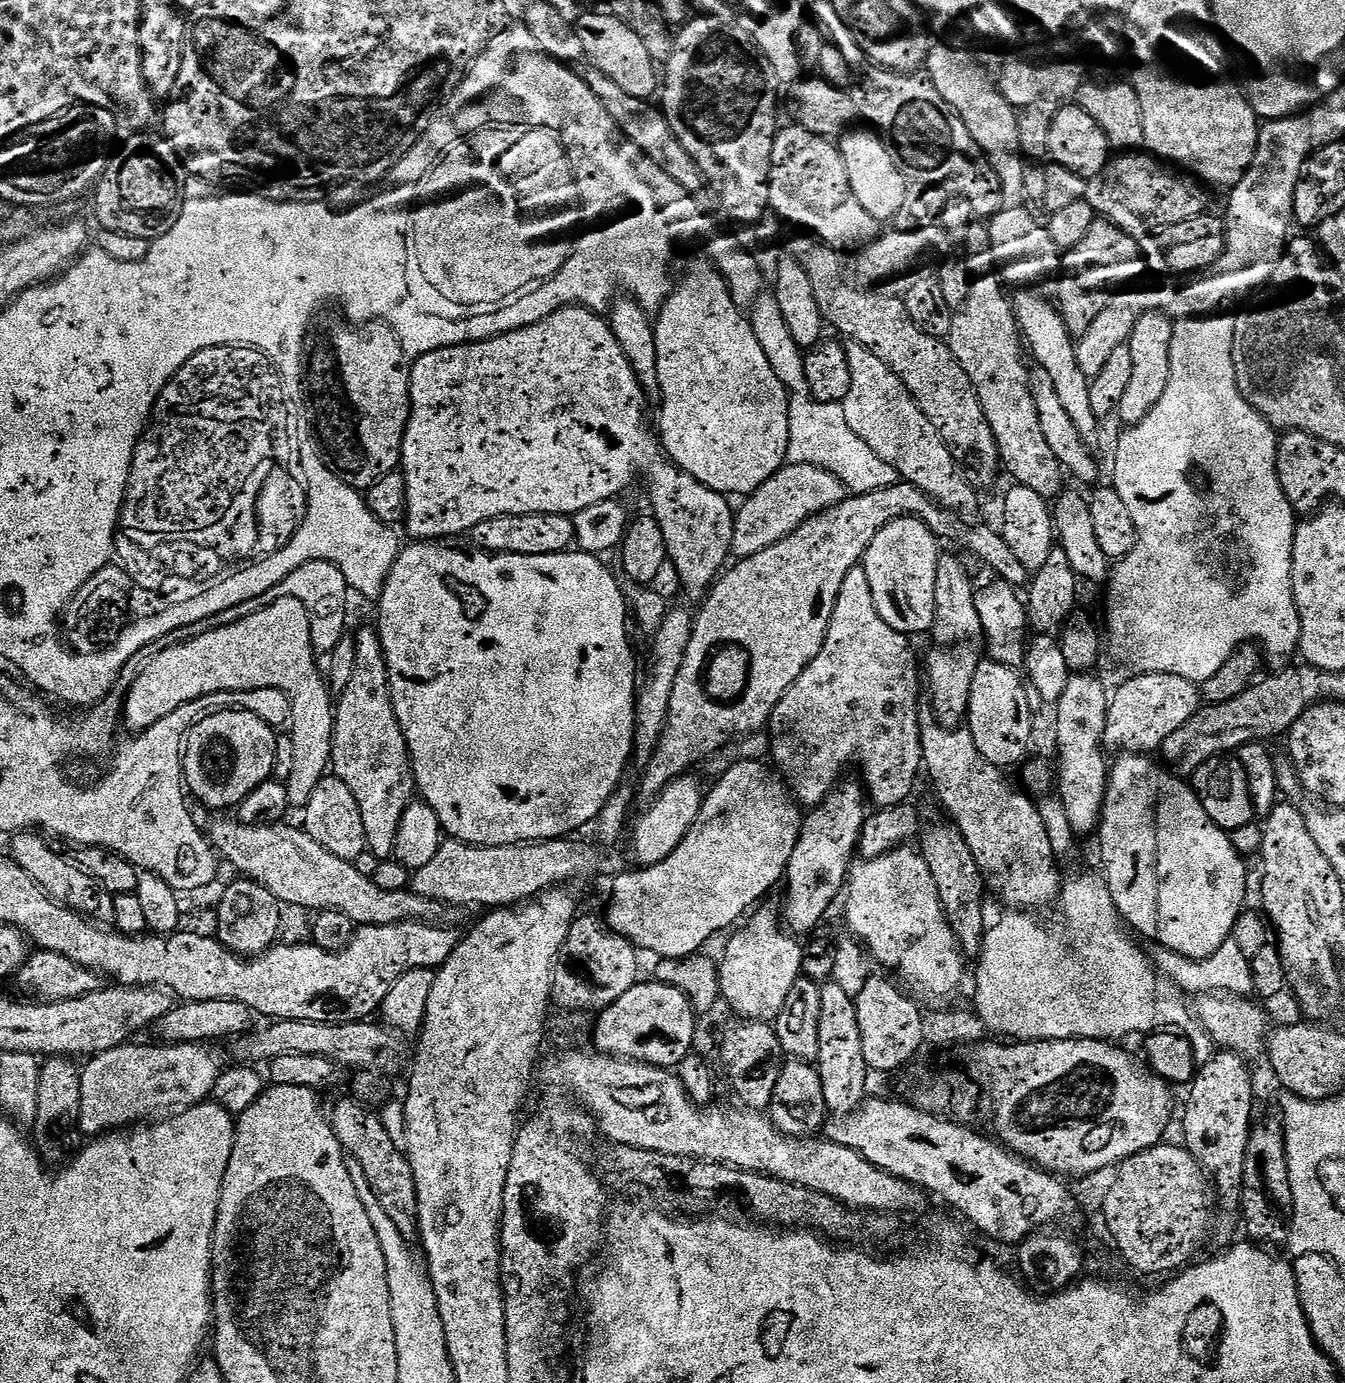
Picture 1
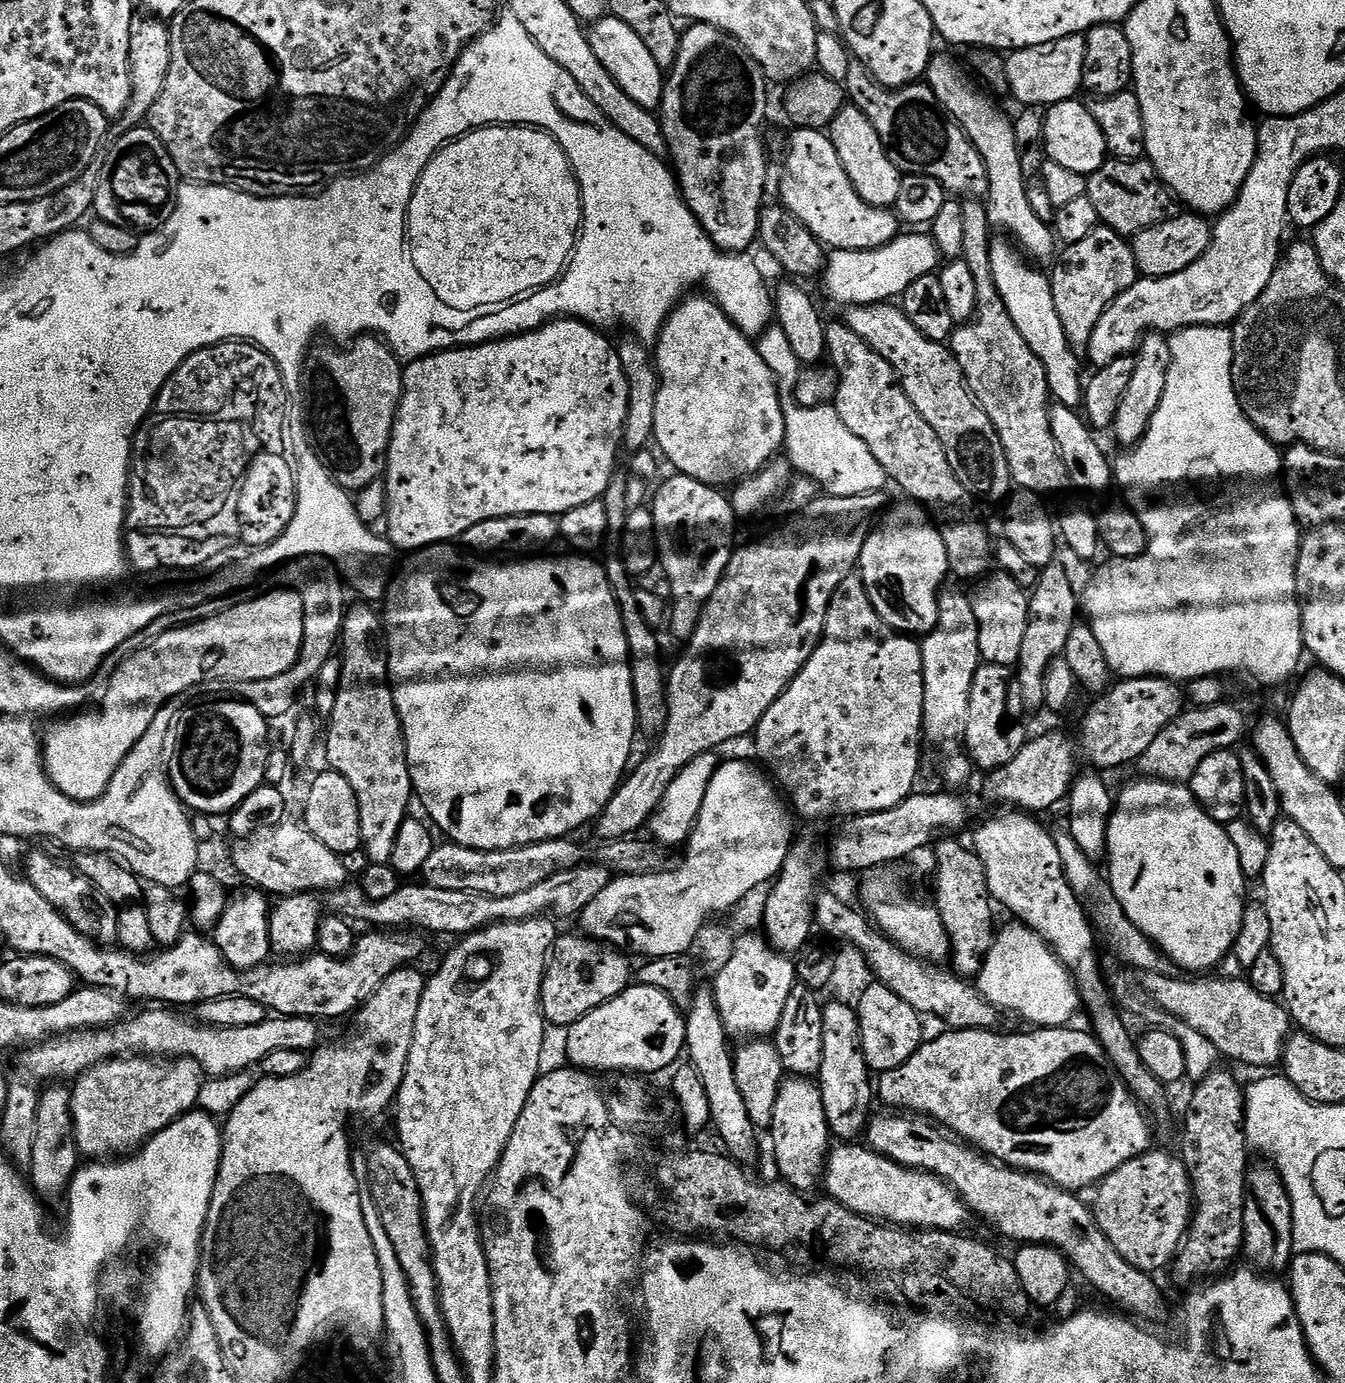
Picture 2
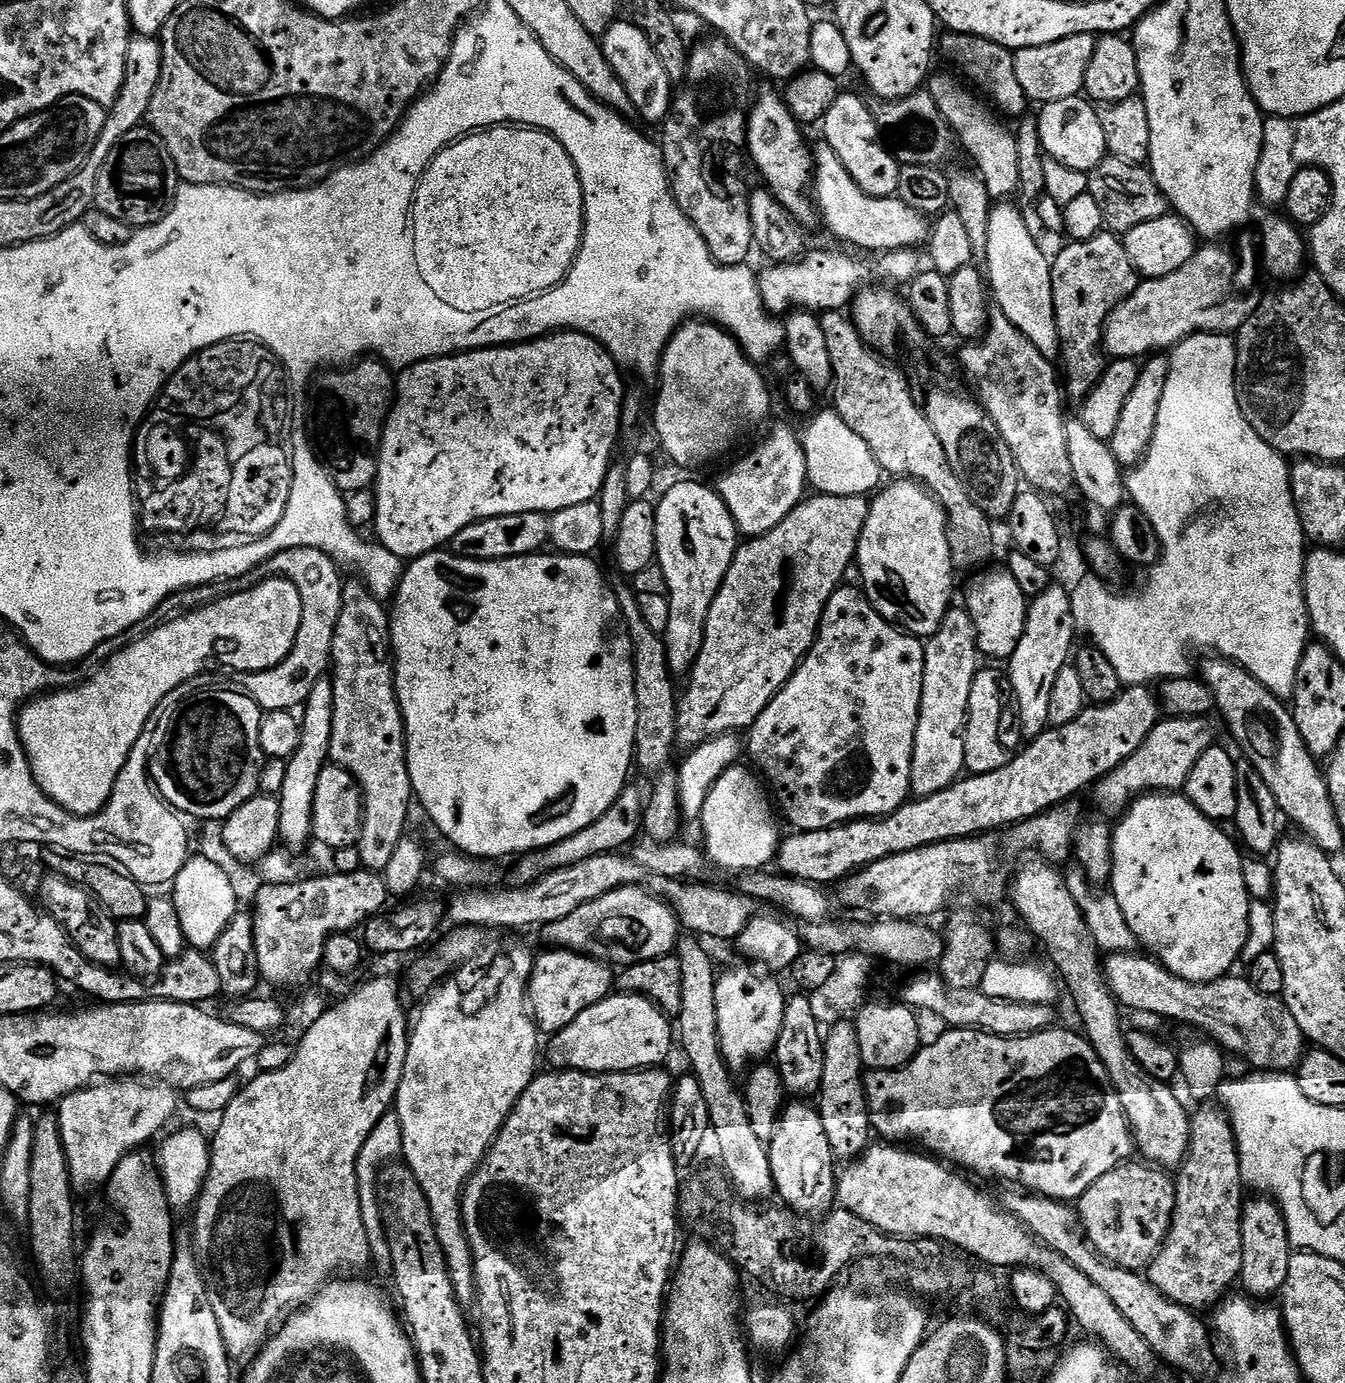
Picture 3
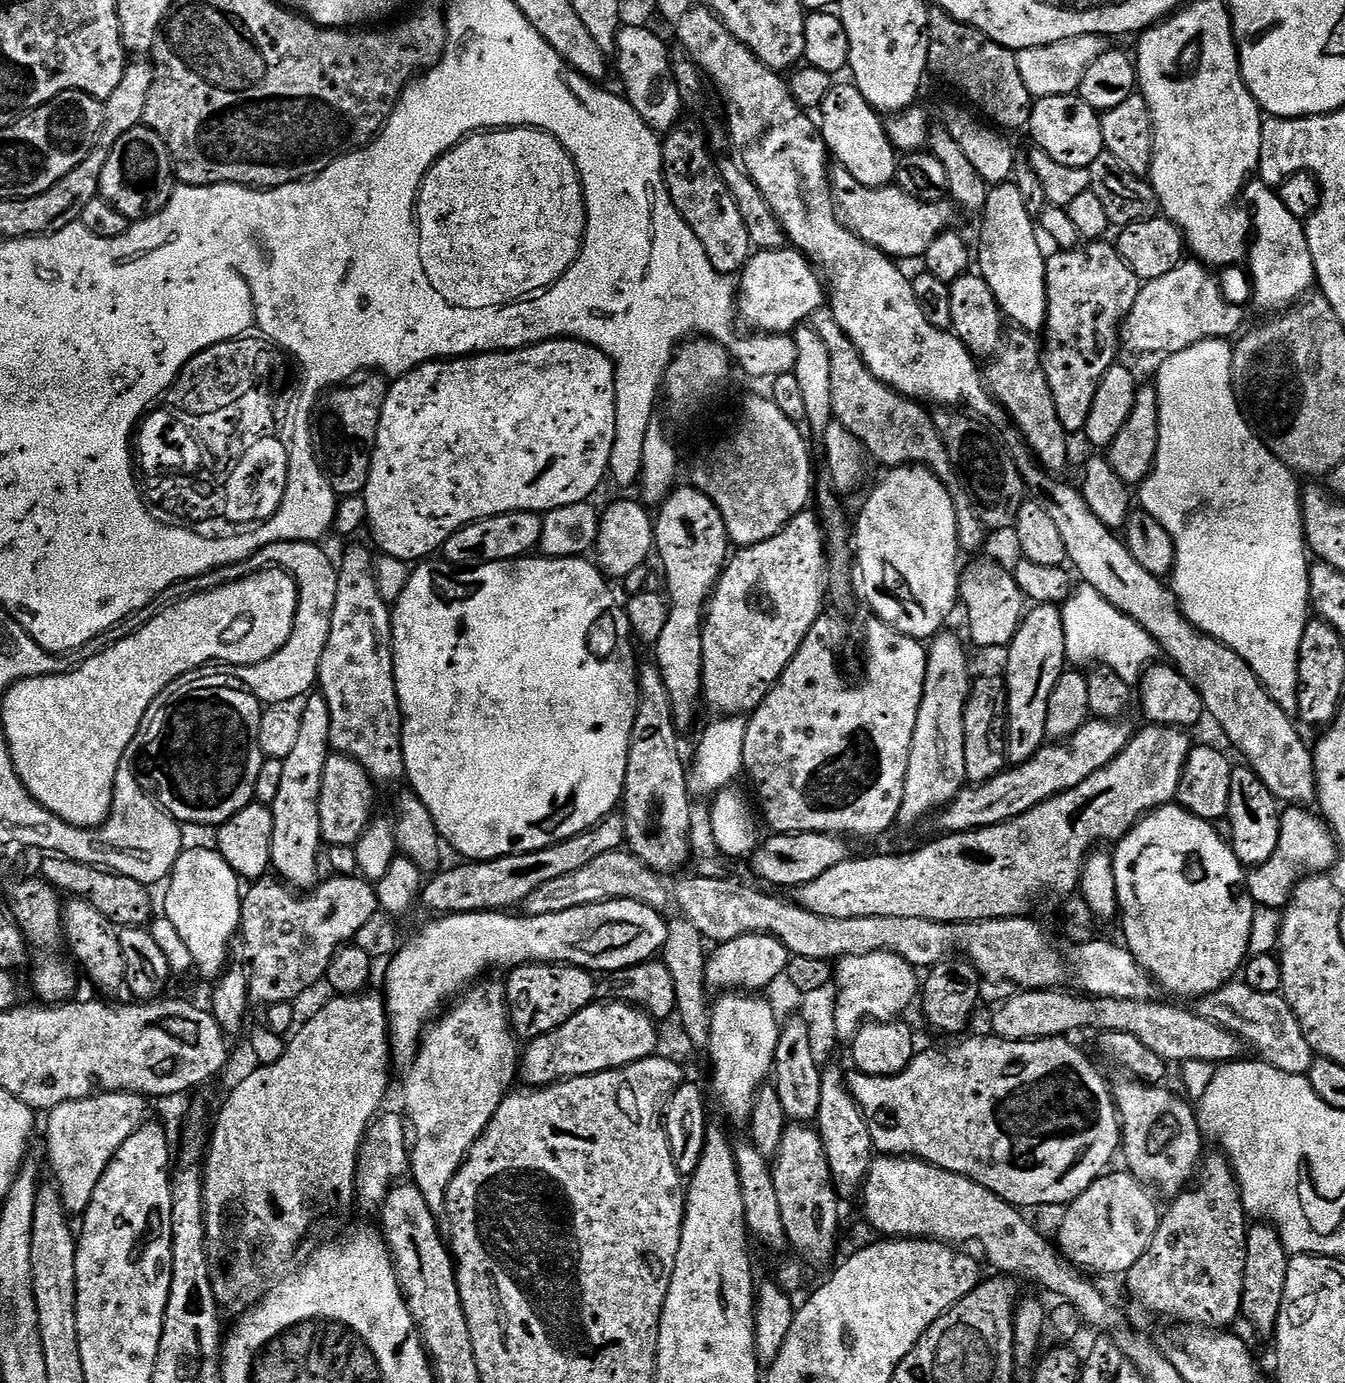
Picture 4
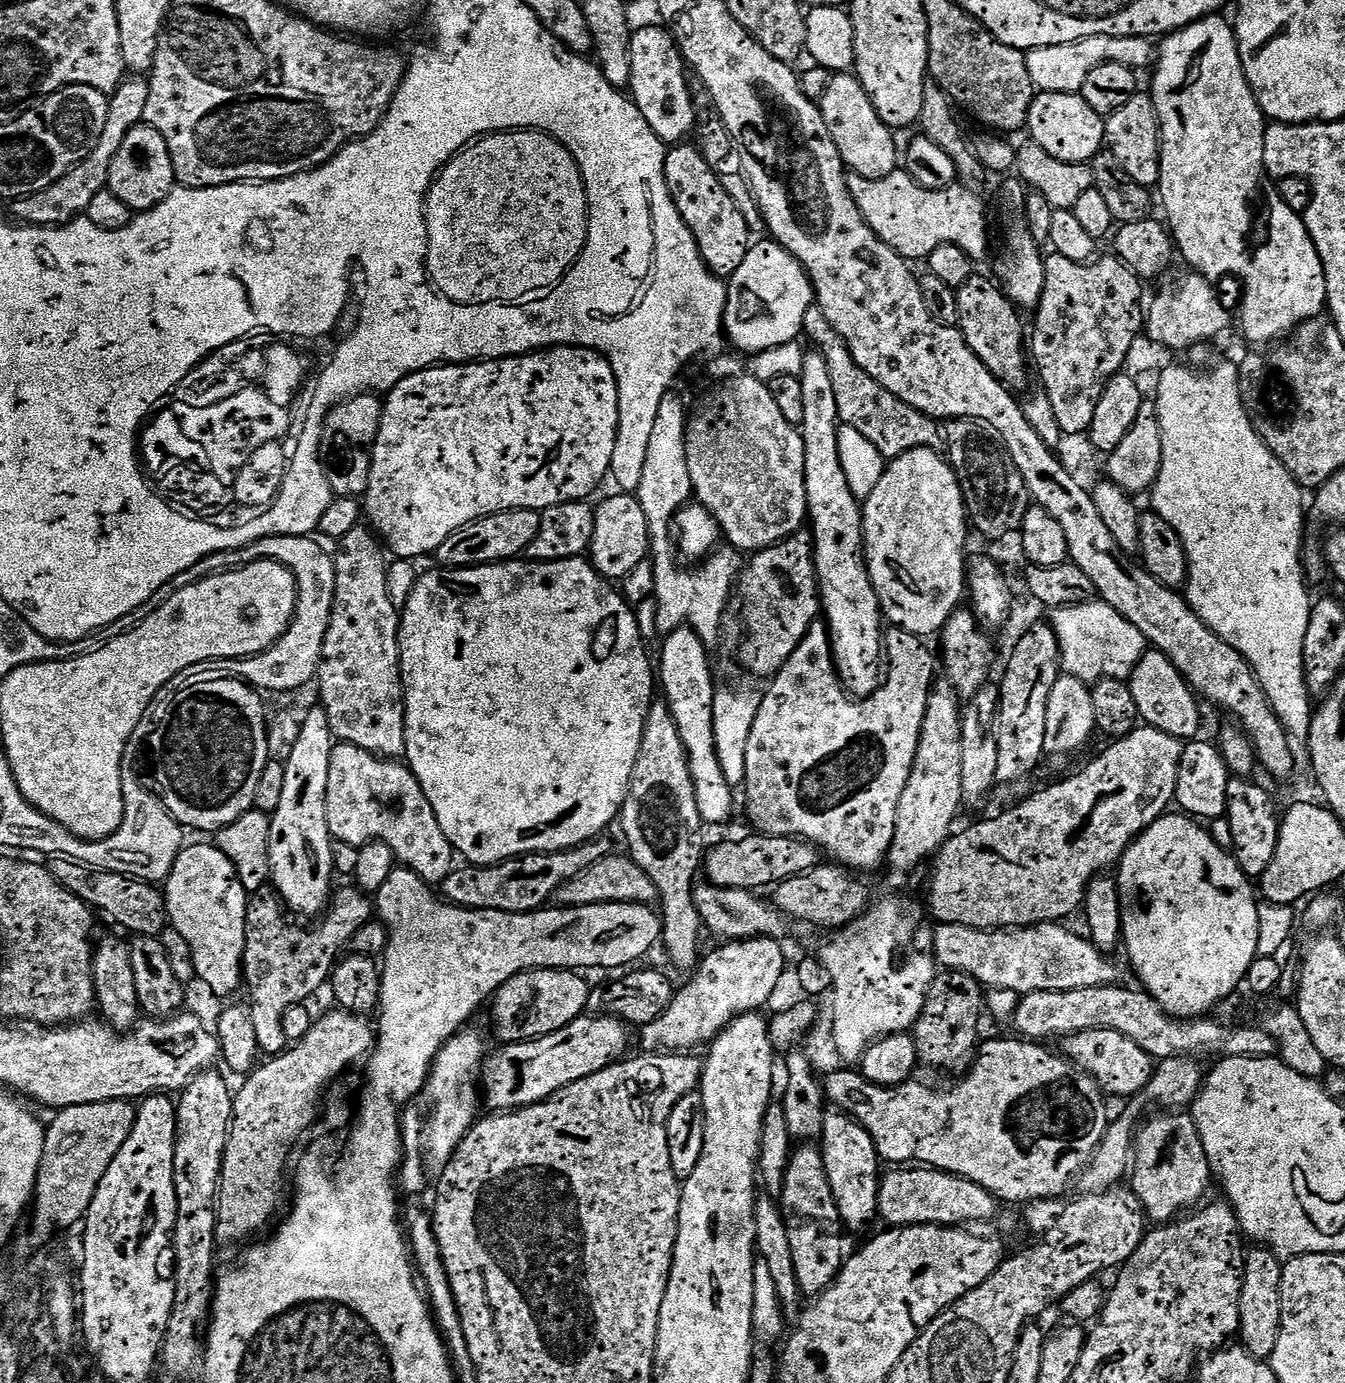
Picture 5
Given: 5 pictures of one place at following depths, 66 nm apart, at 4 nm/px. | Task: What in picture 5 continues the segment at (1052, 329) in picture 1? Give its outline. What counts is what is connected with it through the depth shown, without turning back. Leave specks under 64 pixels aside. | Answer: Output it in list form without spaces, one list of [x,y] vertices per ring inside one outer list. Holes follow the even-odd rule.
[[[1011,178],[1000,188],[1000,208],[1004,211],[1004,249],[996,260],[996,276],[1004,295],[1016,305],[1017,309],[1035,309],[1042,298],[1044,289],[1044,256],[1033,236],[1030,221],[1026,215],[1026,188],[1019,179]]]

